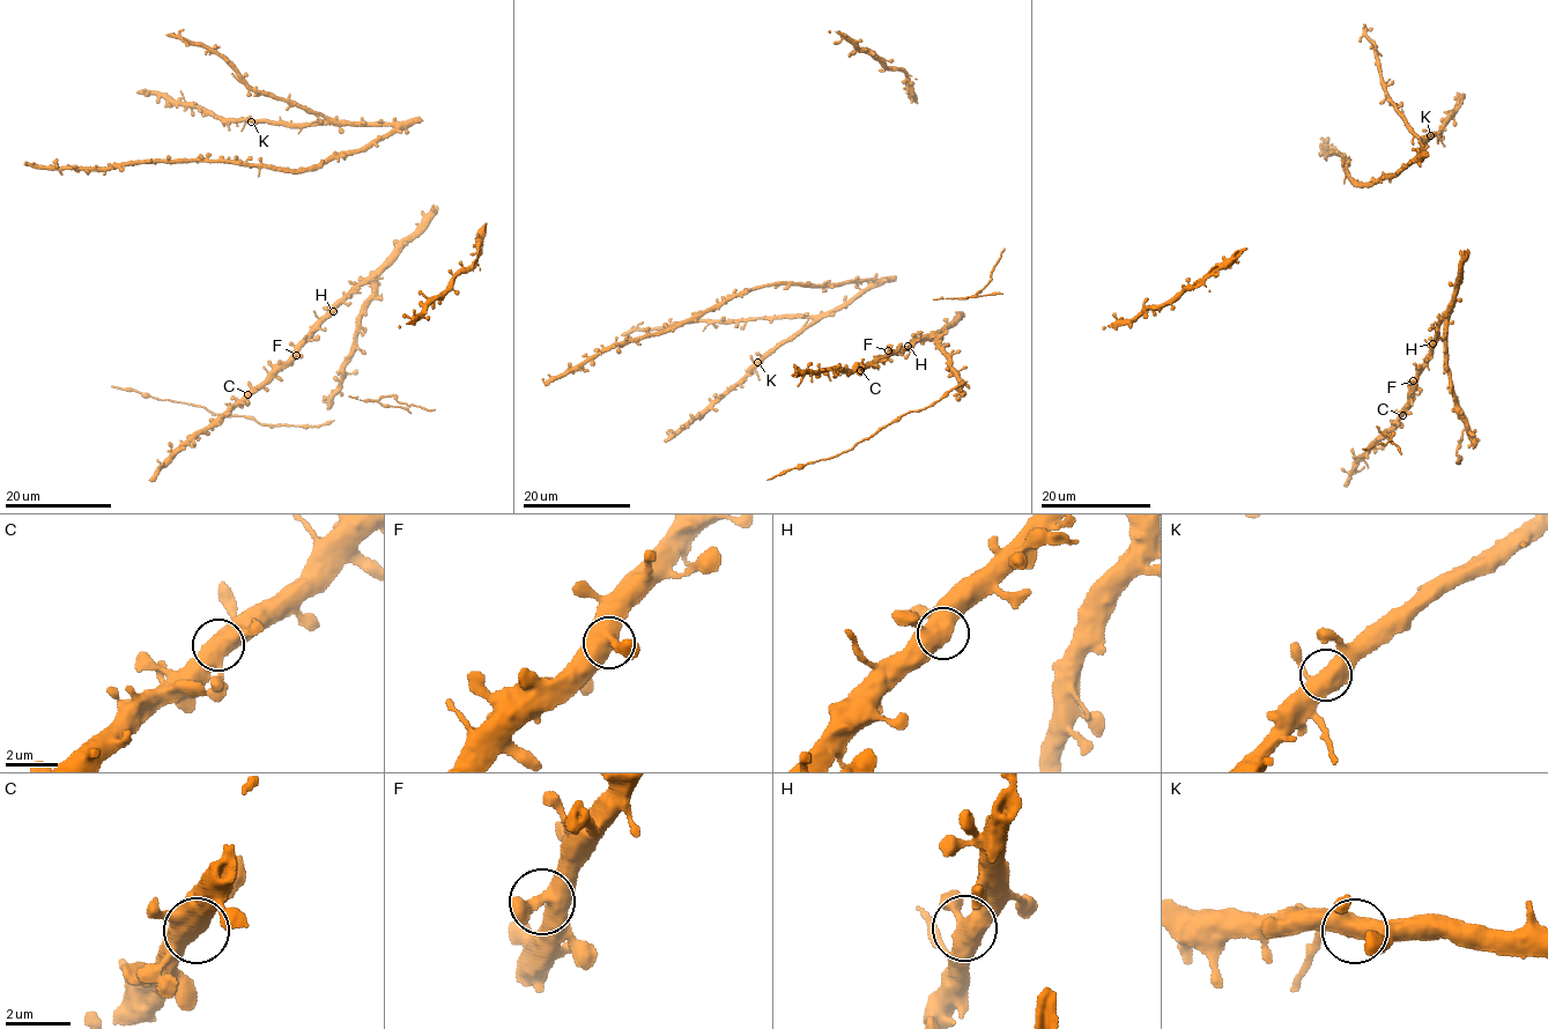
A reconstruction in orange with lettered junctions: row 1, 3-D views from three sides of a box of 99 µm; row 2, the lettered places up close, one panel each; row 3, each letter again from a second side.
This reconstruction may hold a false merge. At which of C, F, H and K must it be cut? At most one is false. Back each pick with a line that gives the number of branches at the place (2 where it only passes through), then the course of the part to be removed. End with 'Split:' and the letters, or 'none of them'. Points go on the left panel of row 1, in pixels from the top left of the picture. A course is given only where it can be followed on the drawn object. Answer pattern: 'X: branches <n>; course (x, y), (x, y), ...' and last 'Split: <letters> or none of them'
Split: none of them

